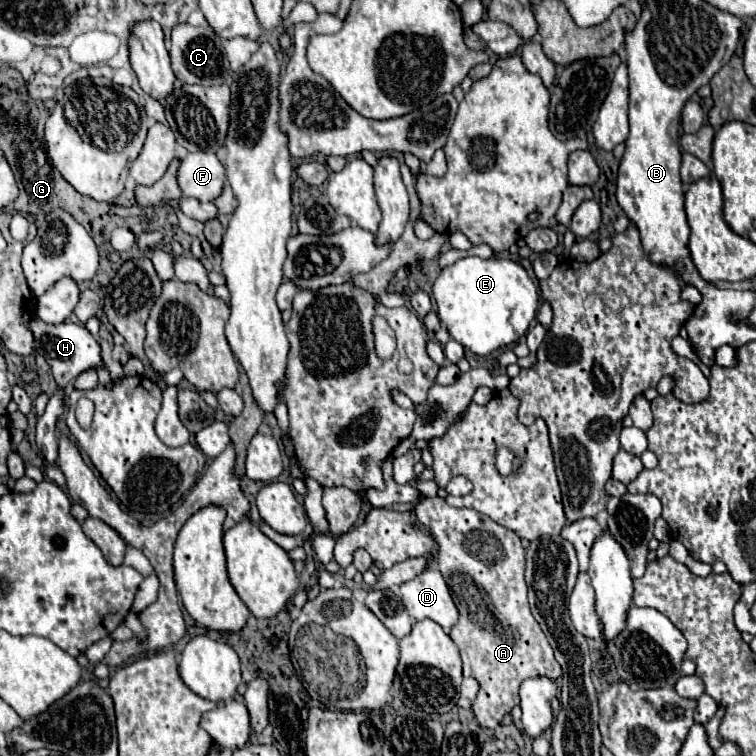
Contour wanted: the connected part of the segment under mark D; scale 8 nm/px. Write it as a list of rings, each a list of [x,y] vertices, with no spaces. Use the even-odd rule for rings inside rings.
[[[424,570],[400,586],[402,602],[412,618],[430,618],[446,632],[458,622],[458,610],[440,570]]]

